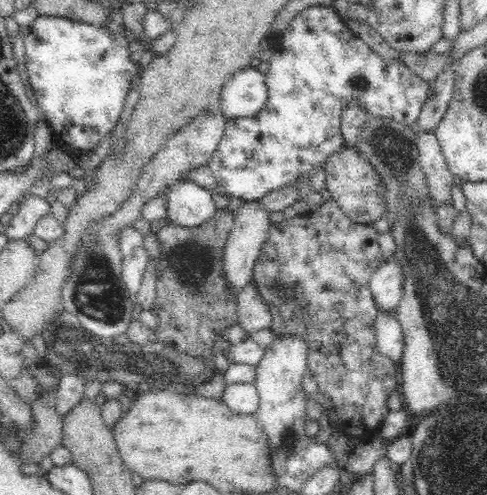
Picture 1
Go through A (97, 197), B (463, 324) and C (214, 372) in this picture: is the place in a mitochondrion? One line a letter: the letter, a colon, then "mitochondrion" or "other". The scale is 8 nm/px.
A: other
B: mitochondrion
C: other

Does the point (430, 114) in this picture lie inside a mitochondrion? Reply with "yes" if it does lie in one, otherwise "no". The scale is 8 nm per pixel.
no

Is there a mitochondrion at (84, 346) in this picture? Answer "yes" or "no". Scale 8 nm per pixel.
yes

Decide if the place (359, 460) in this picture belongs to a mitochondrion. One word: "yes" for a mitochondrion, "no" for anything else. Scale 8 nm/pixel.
no

